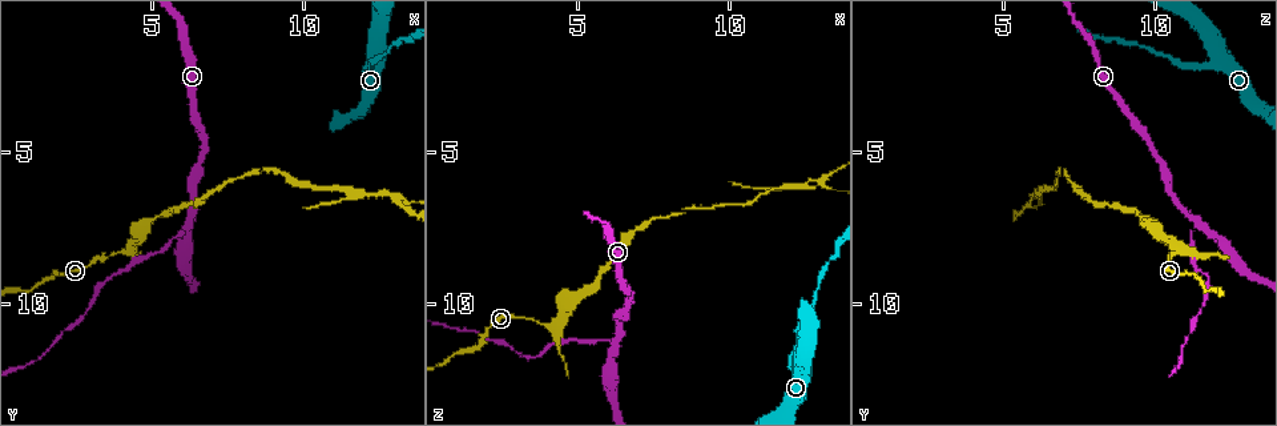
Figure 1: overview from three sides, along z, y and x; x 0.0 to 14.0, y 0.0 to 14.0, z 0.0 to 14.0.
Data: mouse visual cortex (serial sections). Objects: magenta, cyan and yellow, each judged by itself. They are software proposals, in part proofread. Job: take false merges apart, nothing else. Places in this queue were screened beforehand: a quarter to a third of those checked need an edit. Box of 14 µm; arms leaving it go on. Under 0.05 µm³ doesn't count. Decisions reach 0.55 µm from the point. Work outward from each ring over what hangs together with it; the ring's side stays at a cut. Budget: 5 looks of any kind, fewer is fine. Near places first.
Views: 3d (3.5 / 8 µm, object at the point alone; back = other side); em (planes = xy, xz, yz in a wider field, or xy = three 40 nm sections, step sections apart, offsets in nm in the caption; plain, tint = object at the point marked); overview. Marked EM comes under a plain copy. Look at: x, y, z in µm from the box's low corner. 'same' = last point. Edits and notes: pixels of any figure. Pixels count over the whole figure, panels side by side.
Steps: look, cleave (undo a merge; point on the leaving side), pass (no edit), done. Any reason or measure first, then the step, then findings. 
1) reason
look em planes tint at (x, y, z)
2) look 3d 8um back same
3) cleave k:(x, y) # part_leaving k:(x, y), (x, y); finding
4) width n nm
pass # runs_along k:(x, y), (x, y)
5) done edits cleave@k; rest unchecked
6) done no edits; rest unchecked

side arm on a straight run
look 3d 3.5um at (6.2, 7.3, 11.4)

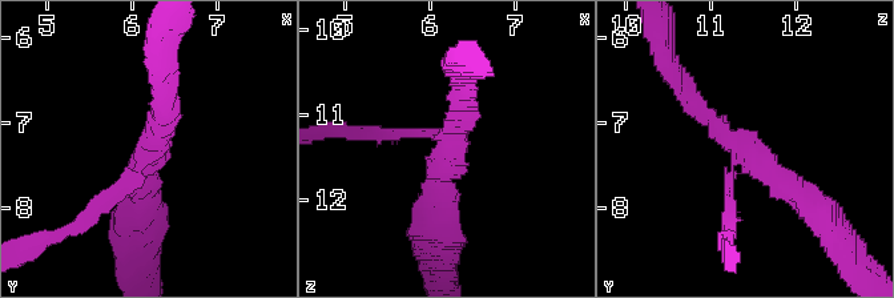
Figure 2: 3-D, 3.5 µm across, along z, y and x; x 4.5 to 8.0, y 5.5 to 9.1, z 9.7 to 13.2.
arms 3; arm_widths 150, 250, 300 nm; need the tissue
look em xy step 5 tint at (6.25, 7.30, 11.30)

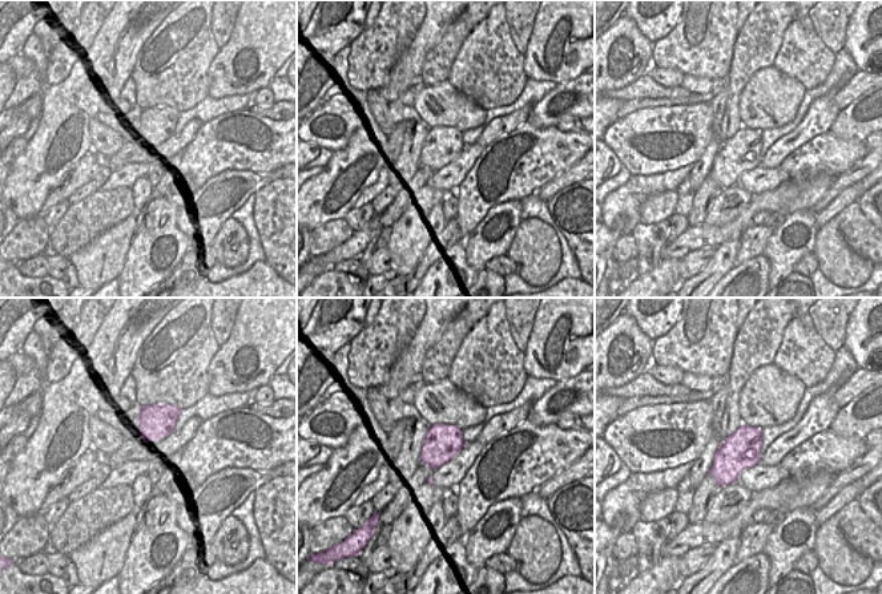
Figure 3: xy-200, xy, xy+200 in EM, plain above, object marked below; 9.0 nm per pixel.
cleave 2:(111, 198) # part_leaving 2:(141, 158), (76, 228), (44, 236); two cells meet here

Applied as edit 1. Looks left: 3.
redraw
look overview

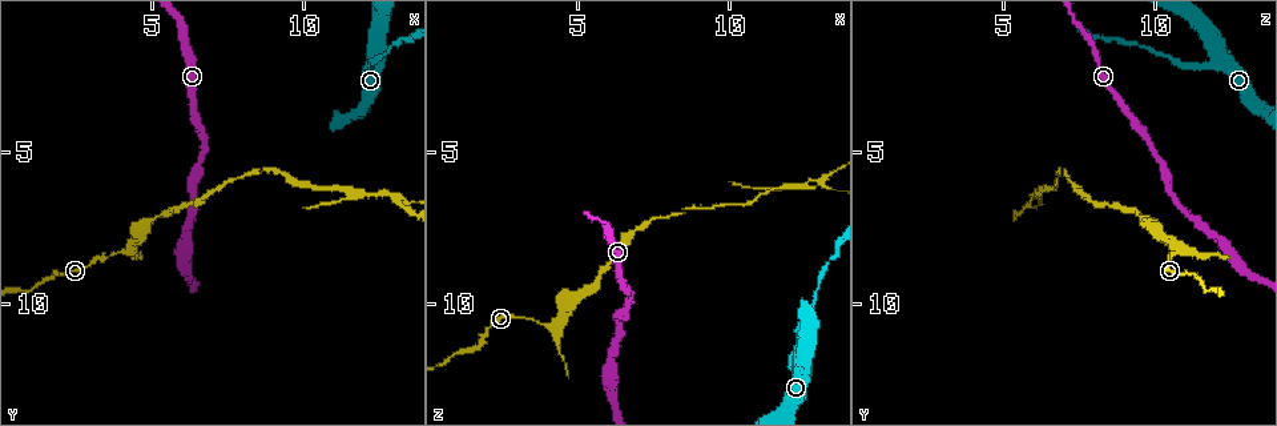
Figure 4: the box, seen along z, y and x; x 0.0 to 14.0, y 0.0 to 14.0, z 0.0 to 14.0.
branch point
look 3d 3.5um at (4.1, 8.3, 10.7)

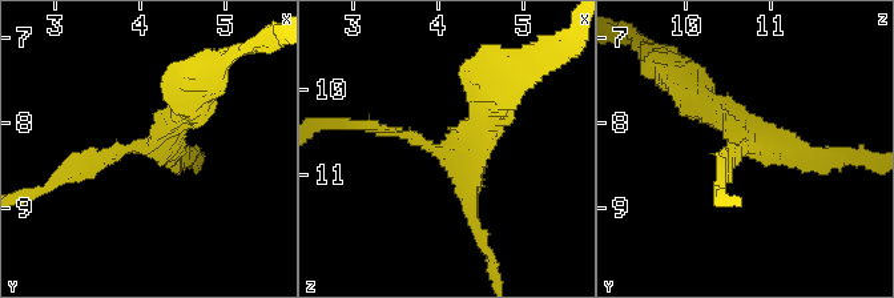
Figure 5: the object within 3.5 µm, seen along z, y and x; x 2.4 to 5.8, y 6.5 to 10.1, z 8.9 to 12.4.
now the EM
look em xy step 2 tint at (4.10, 8.30, 10.75)

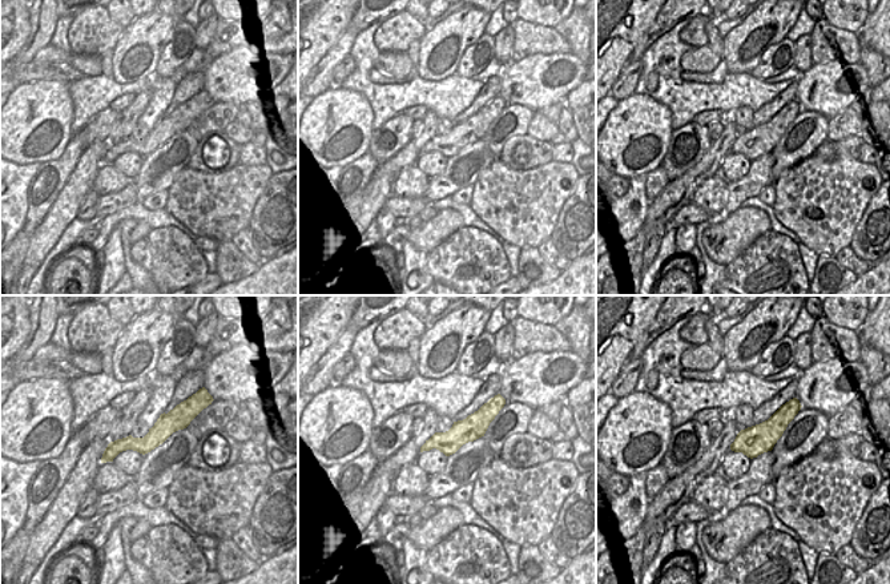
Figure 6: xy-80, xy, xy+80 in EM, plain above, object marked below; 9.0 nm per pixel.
pass # runs_along 6:(192, 407), (105, 458); continuous, no second cell

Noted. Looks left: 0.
done edits cleave@2; rest unchecked

